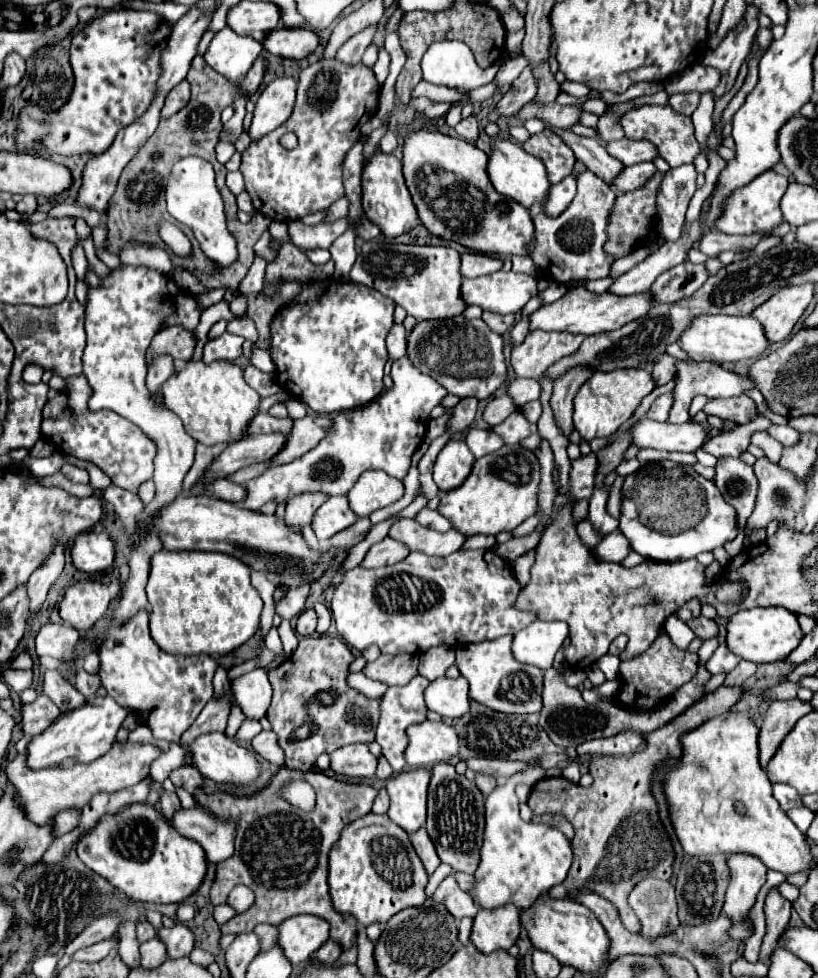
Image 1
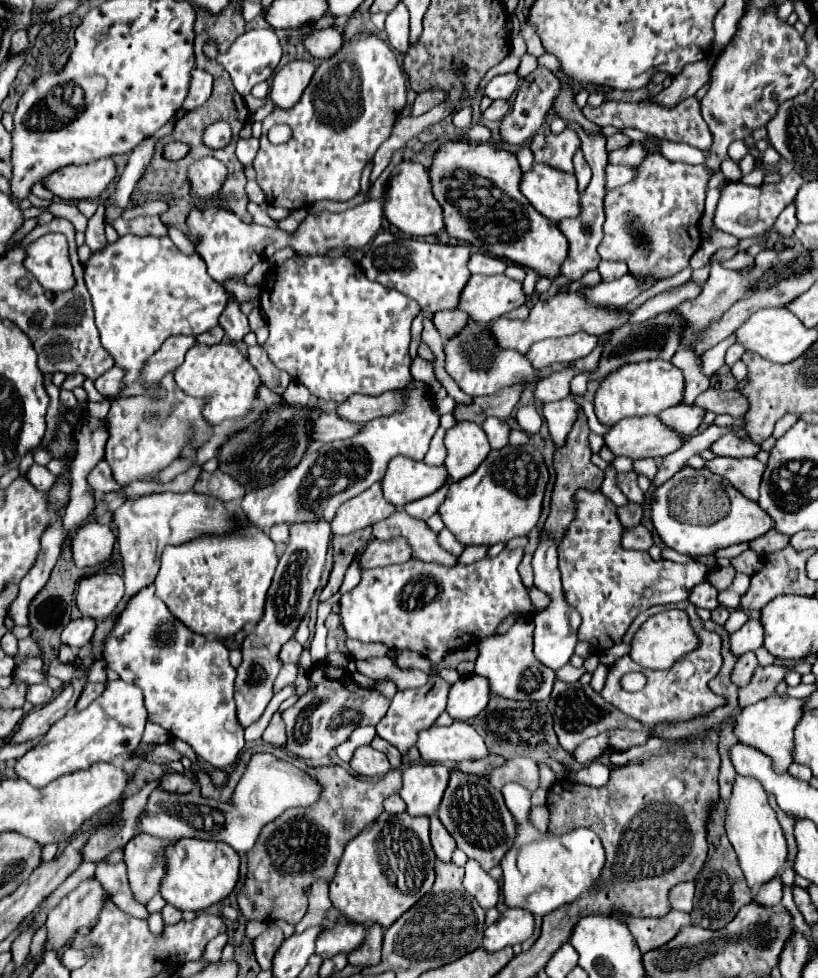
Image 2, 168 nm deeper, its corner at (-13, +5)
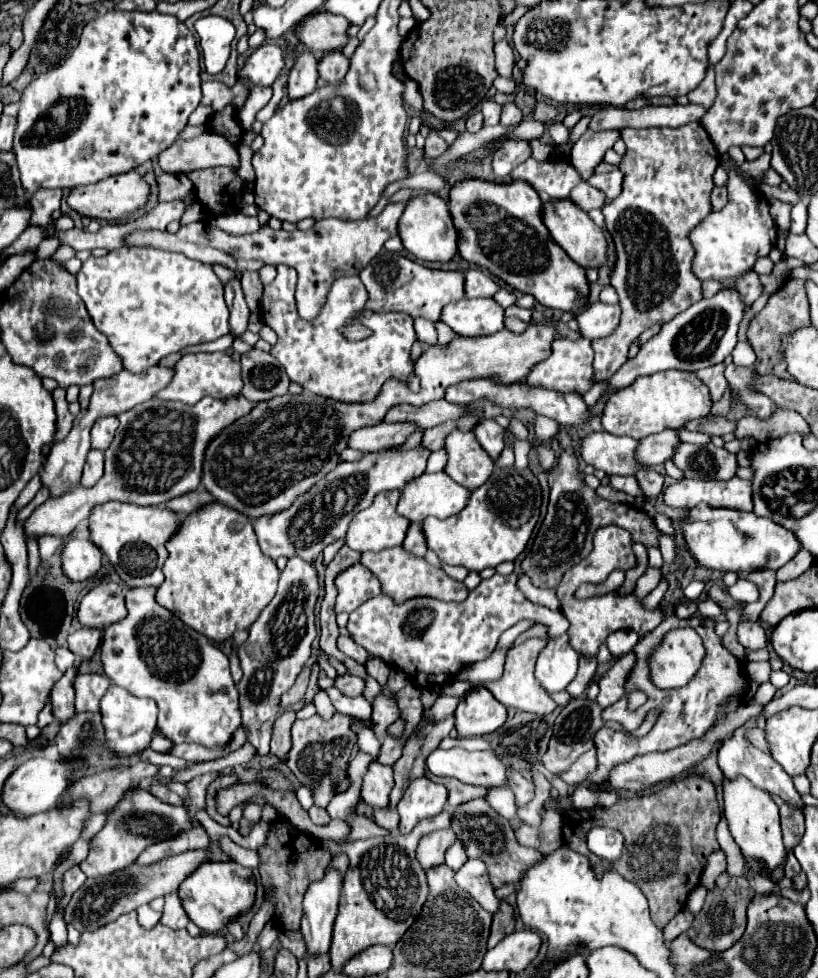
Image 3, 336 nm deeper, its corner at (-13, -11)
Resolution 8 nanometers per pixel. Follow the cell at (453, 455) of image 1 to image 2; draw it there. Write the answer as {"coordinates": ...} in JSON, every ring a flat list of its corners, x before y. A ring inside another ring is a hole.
{"coordinates":[[458,422,446,432,446,462,452,480,462,480,472,474,488,456,490,444,482,432,482,426,472,422]]}

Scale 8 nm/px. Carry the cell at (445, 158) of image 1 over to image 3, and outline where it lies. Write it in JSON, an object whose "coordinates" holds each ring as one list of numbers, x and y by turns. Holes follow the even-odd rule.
{"coordinates":[[462,180,450,190,450,214,454,218,454,226,460,234,458,238,458,252,464,260,478,264,492,272,496,278,504,280,518,292,530,294,546,308,564,310,564,312,580,312,588,304,590,286,586,280,586,270,572,262,566,252,552,240,548,228,544,228,542,220,544,204,538,192,524,184,522,180,508,182,508,184,494,184,484,180]]}

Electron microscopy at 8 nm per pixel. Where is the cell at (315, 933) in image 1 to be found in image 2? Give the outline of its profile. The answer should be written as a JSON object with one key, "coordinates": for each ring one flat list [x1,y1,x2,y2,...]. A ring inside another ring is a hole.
{"coordinates":[[348,922,346,926,324,928,316,938,316,954,322,958,332,958,338,952,352,952,364,940,364,926,356,922]]}

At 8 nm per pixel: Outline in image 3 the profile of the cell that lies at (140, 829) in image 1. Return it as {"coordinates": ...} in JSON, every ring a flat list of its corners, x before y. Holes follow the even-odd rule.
{"coordinates":[[206,862,192,876,188,876,178,896,188,918,204,932,220,932,228,926,228,922,236,920,240,914,248,912,256,900,256,878,250,868,244,868,236,862]]}

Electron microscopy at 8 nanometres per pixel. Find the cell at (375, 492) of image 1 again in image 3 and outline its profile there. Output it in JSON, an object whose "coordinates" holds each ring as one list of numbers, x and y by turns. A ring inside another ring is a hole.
{"coordinates":[[446,472,422,474,402,488,398,514,412,522,422,522,428,516,448,518,466,506,470,494,472,490,456,484]]}

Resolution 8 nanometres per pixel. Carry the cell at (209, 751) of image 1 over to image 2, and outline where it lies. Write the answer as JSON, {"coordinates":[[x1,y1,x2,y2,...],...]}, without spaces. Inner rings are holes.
{"coordinates":[[146,586,128,602,114,626,112,636,106,642,104,660,108,662,108,668,120,676,120,680,136,684,142,690,146,700,144,704,148,708,148,720,166,728,172,738,190,744,198,758,206,760,218,770,224,770,238,760,238,754,244,748,244,728,234,714,236,708,232,692,236,670,228,660,228,650,220,640,194,634,180,620,176,620,166,604,156,596,154,586]]}

